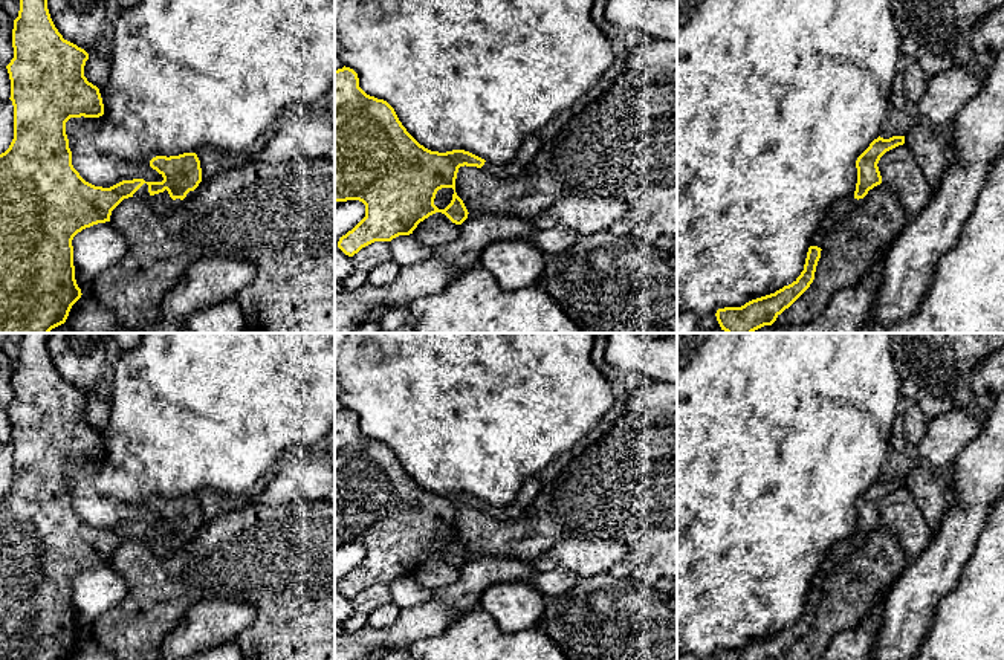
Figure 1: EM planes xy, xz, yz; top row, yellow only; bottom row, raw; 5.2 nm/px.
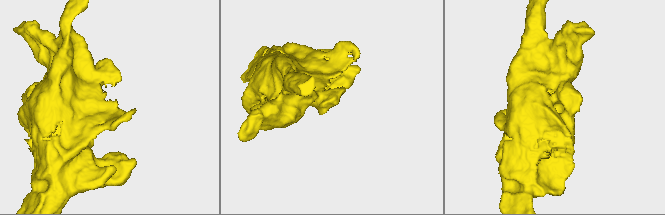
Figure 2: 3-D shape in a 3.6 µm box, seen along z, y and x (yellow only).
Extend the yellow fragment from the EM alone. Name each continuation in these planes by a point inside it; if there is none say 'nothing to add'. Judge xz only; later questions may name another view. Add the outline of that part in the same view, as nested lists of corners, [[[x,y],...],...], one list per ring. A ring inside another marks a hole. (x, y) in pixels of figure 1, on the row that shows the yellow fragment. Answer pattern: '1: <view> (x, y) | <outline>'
1: xz (531, 147) | [[[532,134],[523,142],[523,145],[518,148],[517,154],[509,163],[498,165],[486,160],[481,170],[503,179],[515,177],[533,162],[539,150],[541,150],[539,136]]]

